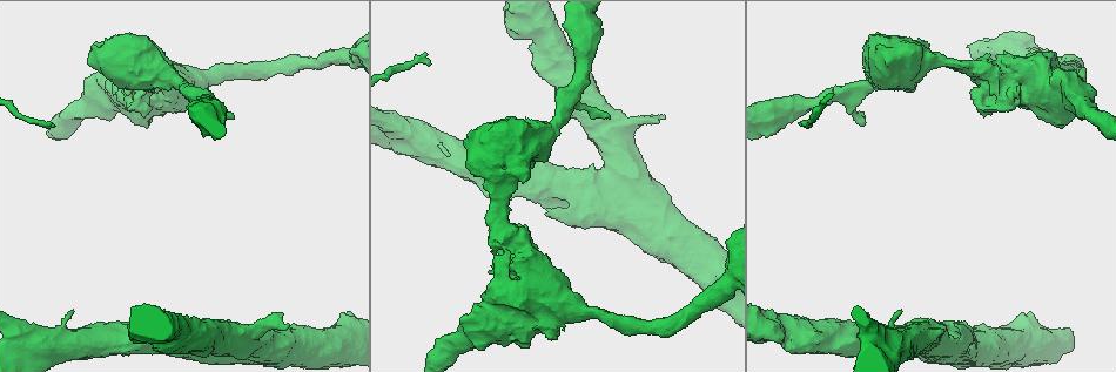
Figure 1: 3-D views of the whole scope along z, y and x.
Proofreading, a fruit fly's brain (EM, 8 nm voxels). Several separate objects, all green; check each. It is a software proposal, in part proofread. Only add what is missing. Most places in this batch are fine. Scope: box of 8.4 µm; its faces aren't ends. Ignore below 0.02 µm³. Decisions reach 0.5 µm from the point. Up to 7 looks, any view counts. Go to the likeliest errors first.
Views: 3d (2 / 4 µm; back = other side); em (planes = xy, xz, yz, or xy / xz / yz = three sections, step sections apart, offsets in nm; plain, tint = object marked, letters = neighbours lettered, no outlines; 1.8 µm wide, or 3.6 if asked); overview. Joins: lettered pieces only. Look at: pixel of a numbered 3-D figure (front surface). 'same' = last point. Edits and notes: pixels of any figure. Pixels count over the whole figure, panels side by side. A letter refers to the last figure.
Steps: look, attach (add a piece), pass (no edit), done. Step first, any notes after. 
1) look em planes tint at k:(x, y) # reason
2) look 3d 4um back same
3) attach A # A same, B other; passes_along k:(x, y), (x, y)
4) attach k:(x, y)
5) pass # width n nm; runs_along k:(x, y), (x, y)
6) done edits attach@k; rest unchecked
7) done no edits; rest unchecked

look em xy step 8 letters at 1:(285, 325) # an open end

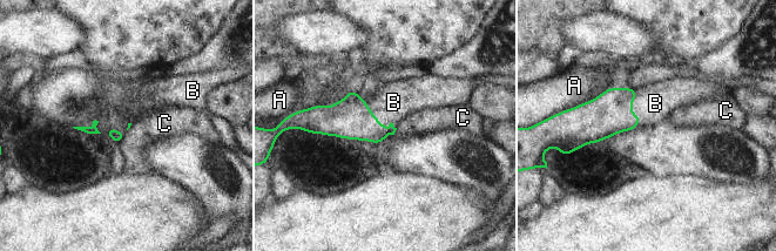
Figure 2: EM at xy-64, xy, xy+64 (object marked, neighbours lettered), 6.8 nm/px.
attach B # A other, B same, C other; passes_along 2:(608, 114), (631, 107), (655, 103); it goes on there

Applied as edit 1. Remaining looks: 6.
look overview

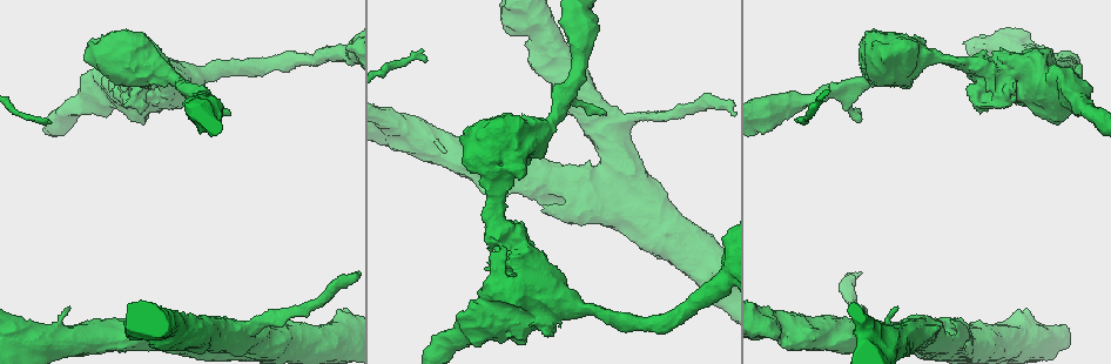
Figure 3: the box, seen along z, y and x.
look em planes plain at 3:(604, 111) # branch stops here

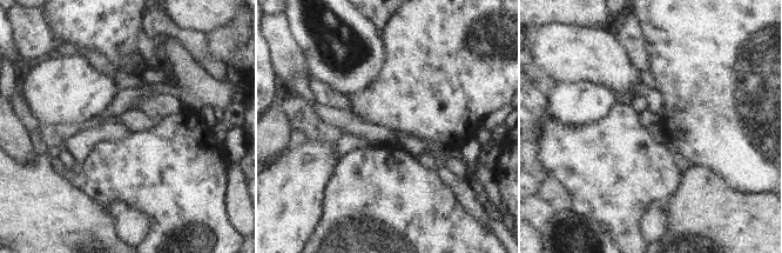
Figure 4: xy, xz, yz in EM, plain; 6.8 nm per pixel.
look em planes letters same

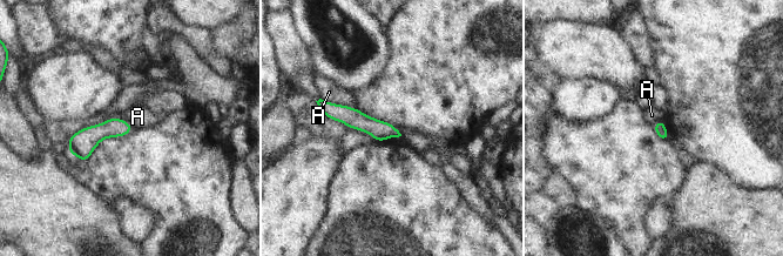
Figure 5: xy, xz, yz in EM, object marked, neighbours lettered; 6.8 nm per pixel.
pass # A other; runs_along 5:(325, 106), (379, 130), (396, 134); none of them fits

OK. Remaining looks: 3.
look em 3.6um planes letters at 3:(1001, 47) # an open end

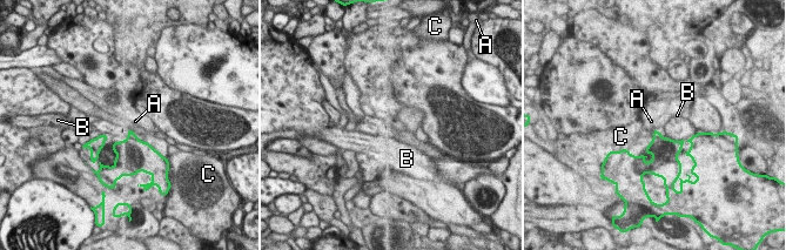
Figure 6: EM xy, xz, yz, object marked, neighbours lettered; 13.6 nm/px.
pass # longest_contact B 280 nm; A other, B other, C other; none of them fits

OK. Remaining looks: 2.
done edits attach@2; rest unchecked

